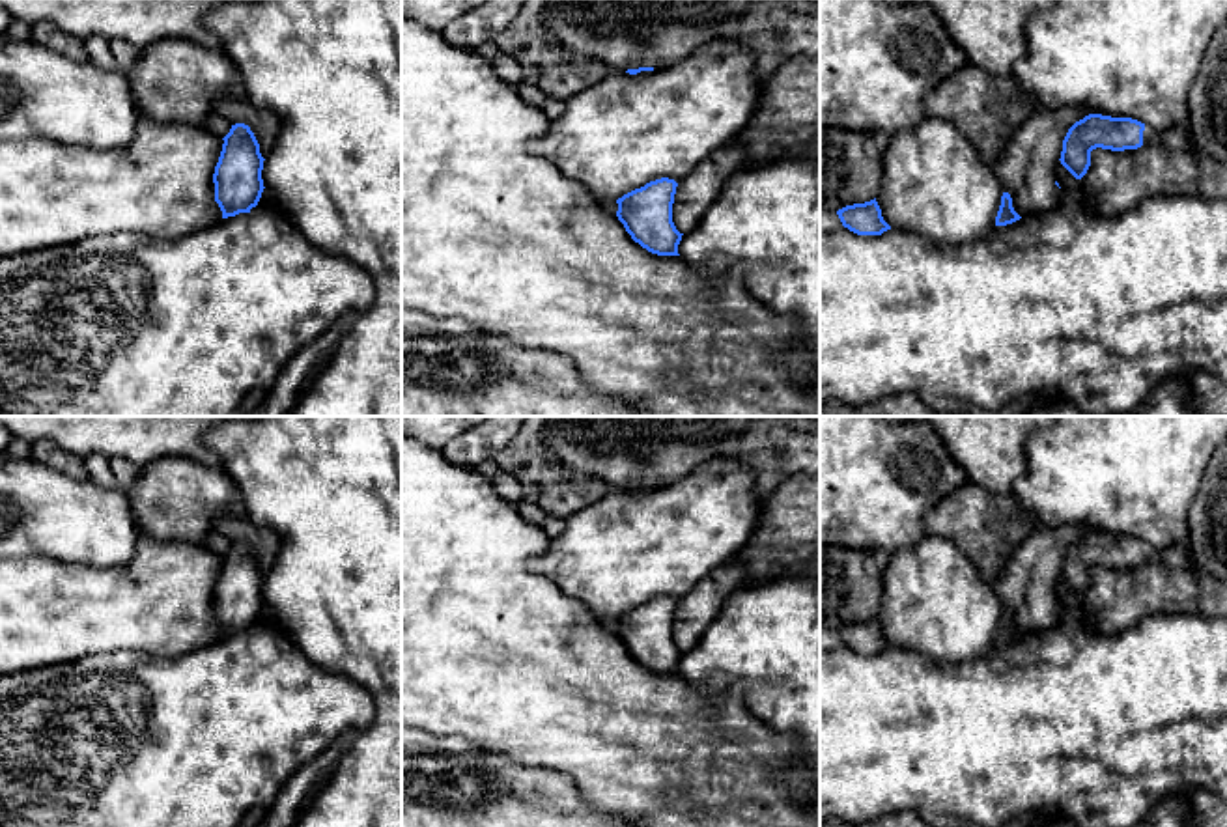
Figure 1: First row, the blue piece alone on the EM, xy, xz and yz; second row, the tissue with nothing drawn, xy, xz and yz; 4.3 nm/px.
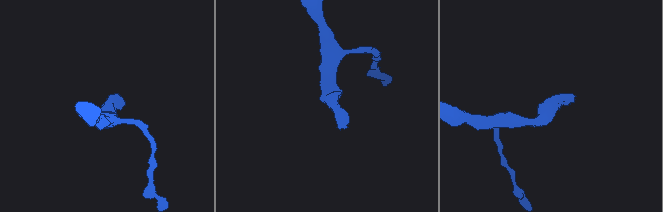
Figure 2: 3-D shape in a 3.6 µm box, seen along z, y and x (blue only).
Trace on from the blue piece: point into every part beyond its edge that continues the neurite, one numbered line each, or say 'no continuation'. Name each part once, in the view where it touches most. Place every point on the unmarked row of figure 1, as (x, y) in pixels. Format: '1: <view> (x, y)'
1: yz (1177, 555)

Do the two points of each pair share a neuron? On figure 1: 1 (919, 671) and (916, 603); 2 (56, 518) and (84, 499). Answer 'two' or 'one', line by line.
1: two
2: one

